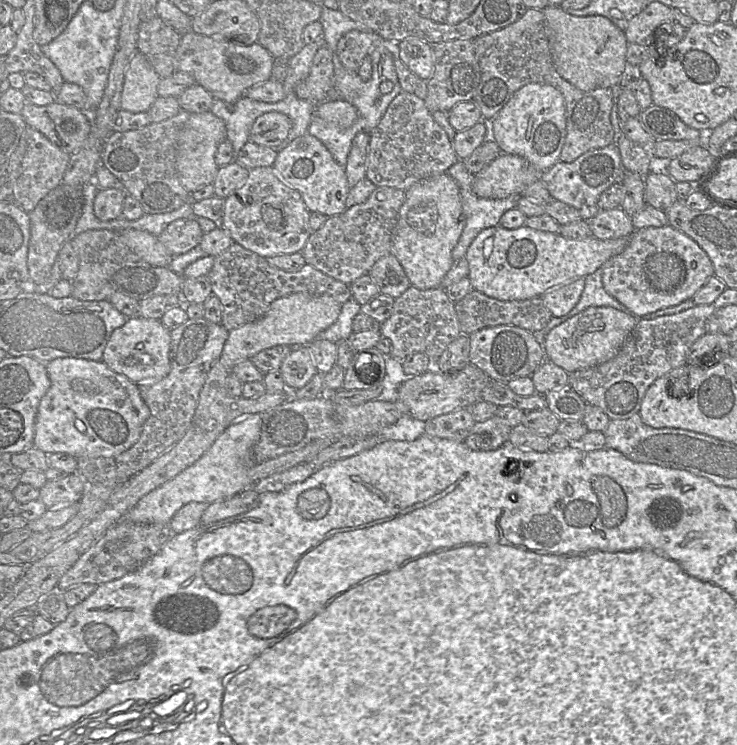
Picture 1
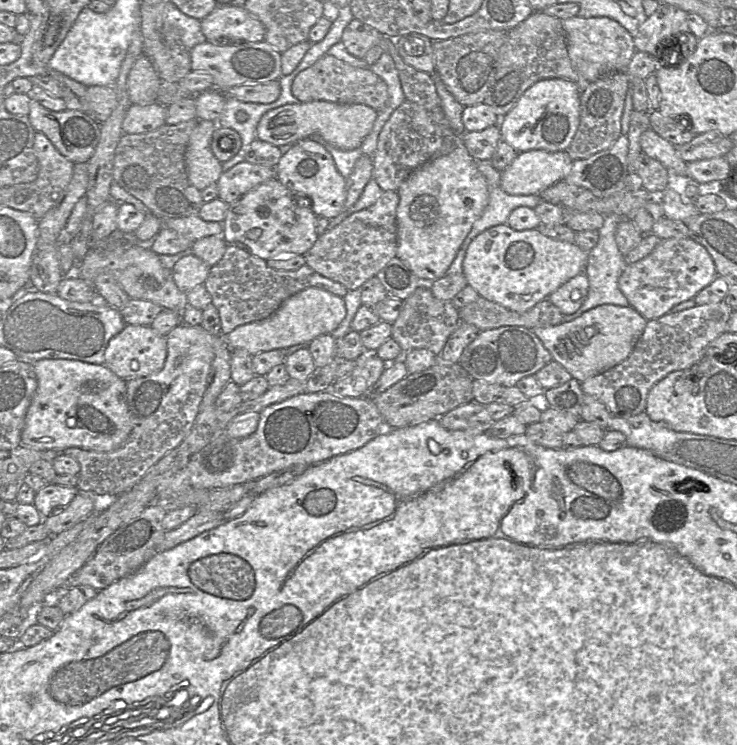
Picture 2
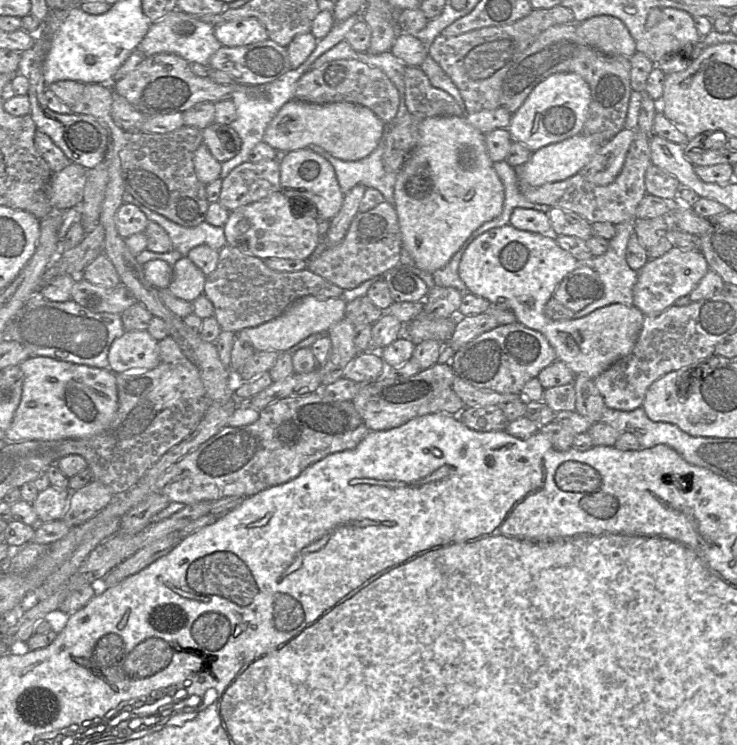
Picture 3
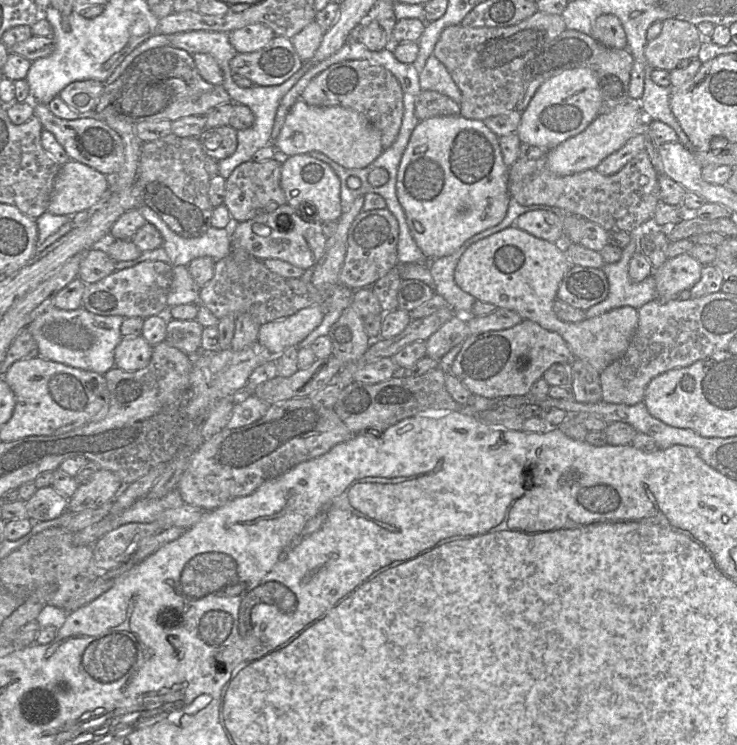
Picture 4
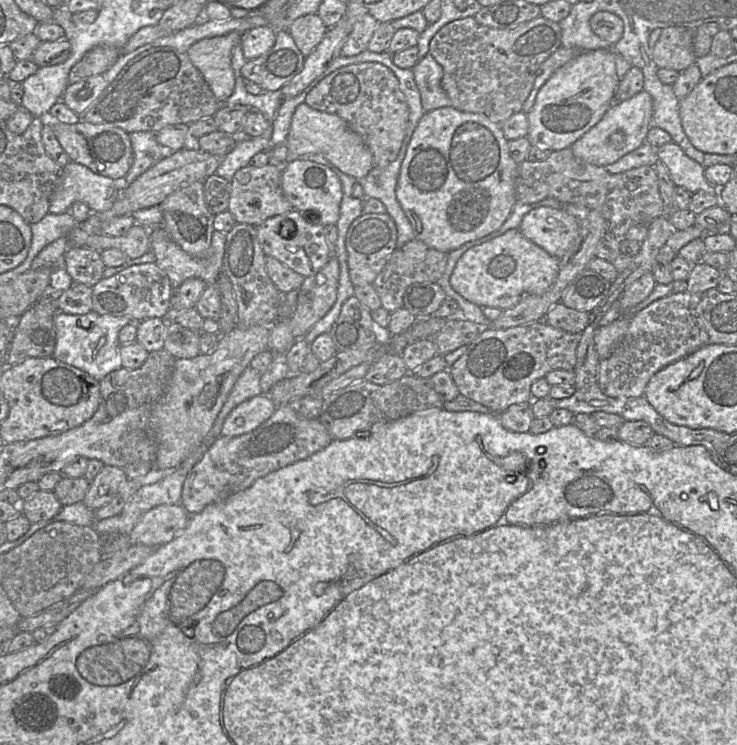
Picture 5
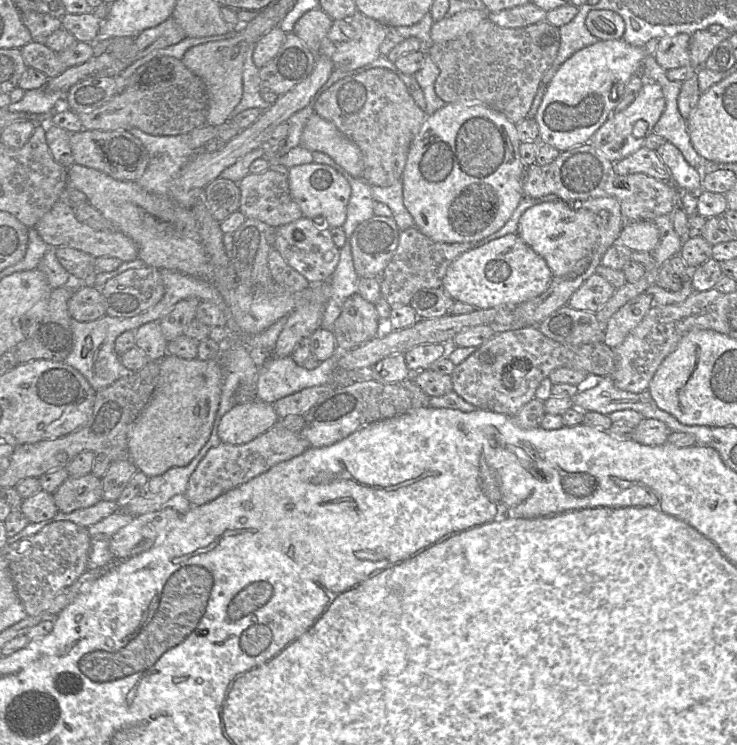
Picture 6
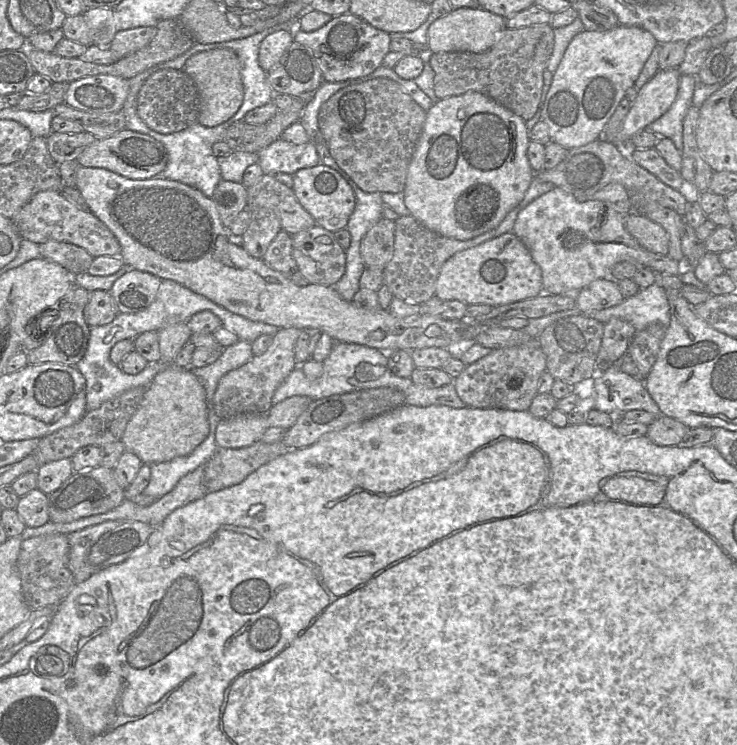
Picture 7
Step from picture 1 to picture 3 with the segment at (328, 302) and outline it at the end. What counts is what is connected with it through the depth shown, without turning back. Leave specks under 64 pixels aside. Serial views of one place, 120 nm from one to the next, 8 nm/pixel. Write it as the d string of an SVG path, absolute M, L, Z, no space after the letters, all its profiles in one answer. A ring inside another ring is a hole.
M304 296L291 305L279 317L257 327L244 328L235 333L252 344L255 351L287 352L294 345L315 333L327 333L337 322L345 318L346 302L342 297L318 299L314 296Z

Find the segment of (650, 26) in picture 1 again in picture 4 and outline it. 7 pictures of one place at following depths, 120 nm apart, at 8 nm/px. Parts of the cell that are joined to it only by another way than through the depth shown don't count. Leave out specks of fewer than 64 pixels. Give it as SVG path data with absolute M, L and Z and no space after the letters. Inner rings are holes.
M663 20L660 34L645 46L647 64L671 72L681 60L698 57L703 39L697 26L689 22Z

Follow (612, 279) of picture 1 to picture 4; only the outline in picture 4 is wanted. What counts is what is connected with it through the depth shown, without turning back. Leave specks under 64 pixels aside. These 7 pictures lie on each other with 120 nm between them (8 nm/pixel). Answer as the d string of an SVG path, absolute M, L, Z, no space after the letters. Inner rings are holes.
M689 253L668 258L652 273L656 282L656 299L666 302L677 298L683 290L690 290L700 280L702 268Z

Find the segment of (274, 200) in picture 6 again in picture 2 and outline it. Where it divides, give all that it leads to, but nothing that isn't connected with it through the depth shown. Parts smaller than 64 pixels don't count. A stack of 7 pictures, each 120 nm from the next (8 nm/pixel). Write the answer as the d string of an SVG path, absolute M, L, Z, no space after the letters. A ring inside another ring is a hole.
M247 161L240 162L221 173L217 181L218 198L230 205L256 186L272 178L275 178L274 168Z

